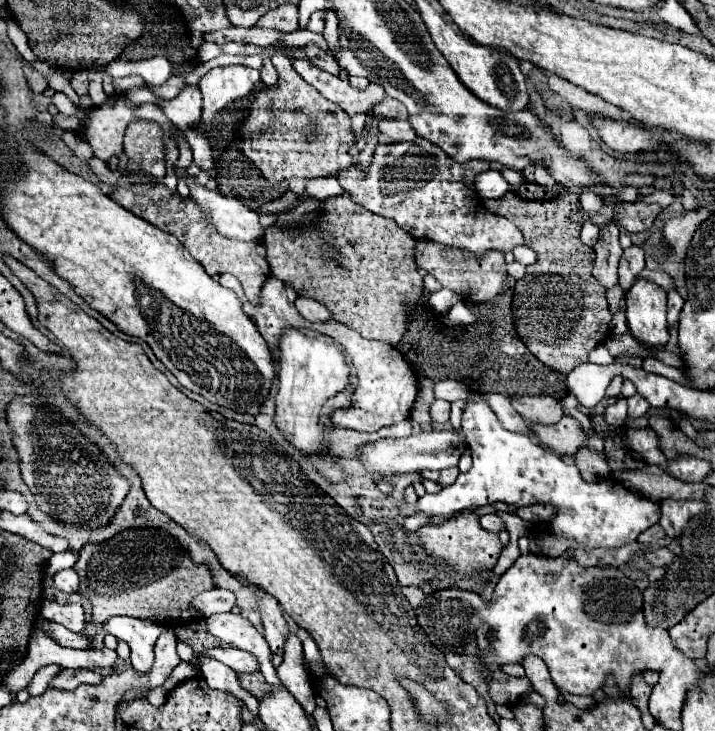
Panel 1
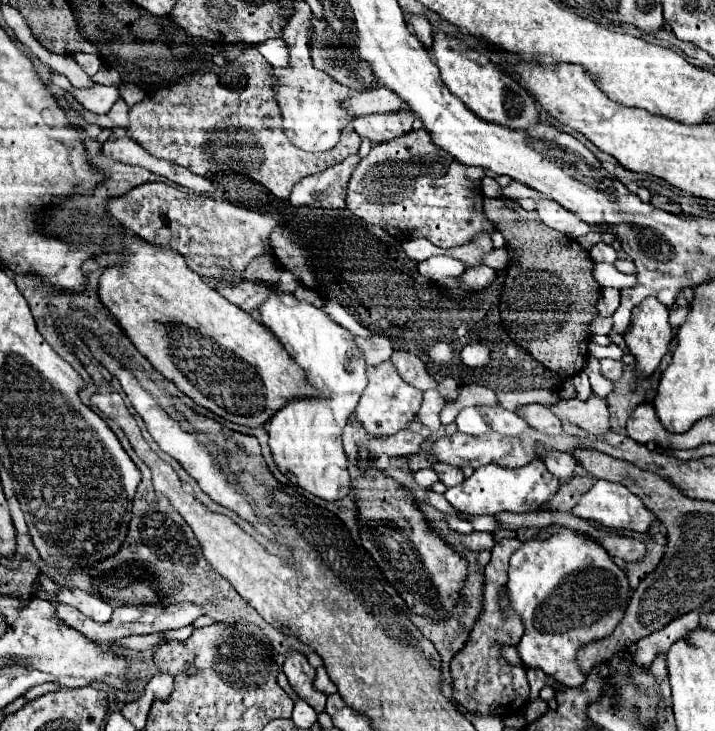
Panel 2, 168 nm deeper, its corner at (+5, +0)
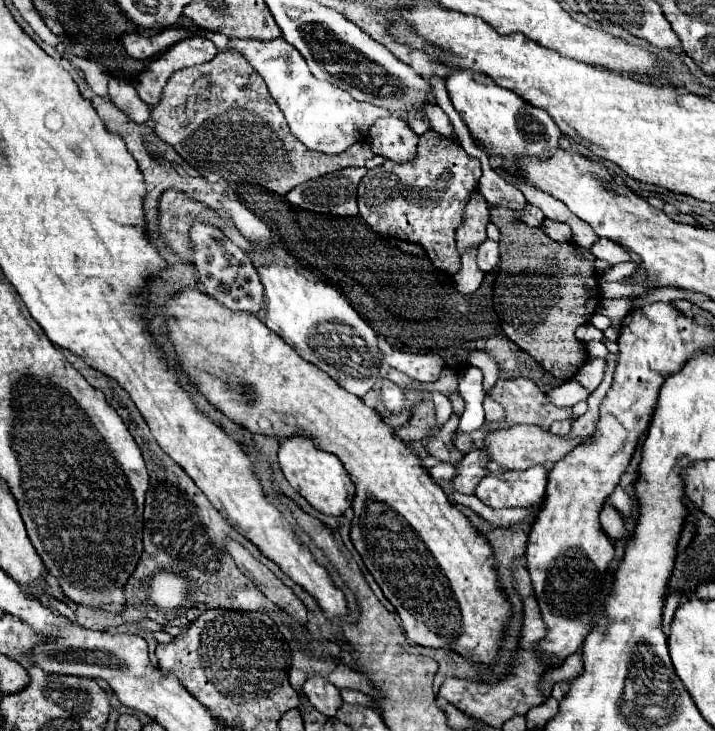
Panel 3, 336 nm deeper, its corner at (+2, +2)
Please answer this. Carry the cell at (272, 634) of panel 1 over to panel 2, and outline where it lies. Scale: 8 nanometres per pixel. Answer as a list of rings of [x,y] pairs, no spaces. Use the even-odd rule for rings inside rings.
[[[288,651],[282,671],[286,673],[286,677],[298,697],[302,697],[310,707],[314,707],[314,711],[318,711],[318,713],[324,711],[326,695],[312,687],[314,667],[310,667],[310,663],[306,661],[306,657],[302,653]]]

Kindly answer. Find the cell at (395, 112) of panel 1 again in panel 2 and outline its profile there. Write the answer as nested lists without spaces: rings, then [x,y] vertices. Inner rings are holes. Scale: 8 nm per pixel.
[[[404,109],[396,113],[378,113],[378,115],[362,115],[352,121],[352,129],[360,135],[370,139],[372,143],[382,143],[412,131],[414,113]]]

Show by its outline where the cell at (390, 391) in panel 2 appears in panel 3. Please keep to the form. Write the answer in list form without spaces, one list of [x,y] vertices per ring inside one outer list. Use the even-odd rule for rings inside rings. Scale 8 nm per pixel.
[[[383,379],[383,385],[381,385],[381,401],[385,403],[385,407],[391,411],[391,413],[399,413],[405,405],[405,393],[399,385],[395,385],[393,381],[389,379]]]

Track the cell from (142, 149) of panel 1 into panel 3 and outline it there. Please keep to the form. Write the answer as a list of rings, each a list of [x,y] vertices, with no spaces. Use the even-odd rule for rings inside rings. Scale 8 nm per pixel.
[[[221,51],[215,59],[179,69],[171,75],[163,89],[163,99],[159,105],[153,107],[151,119],[157,123],[155,133],[169,145],[177,149],[177,153],[201,173],[201,177],[209,181],[225,179],[235,183],[253,183],[261,185],[277,195],[285,195],[289,189],[309,181],[317,179],[325,173],[345,169],[345,167],[363,167],[369,157],[373,157],[371,147],[367,143],[355,143],[347,151],[339,155],[319,155],[317,151],[311,151],[303,147],[301,141],[297,141],[291,133],[283,113],[277,107],[275,99],[269,95],[267,85],[257,75],[257,71],[243,59],[237,51]]]

